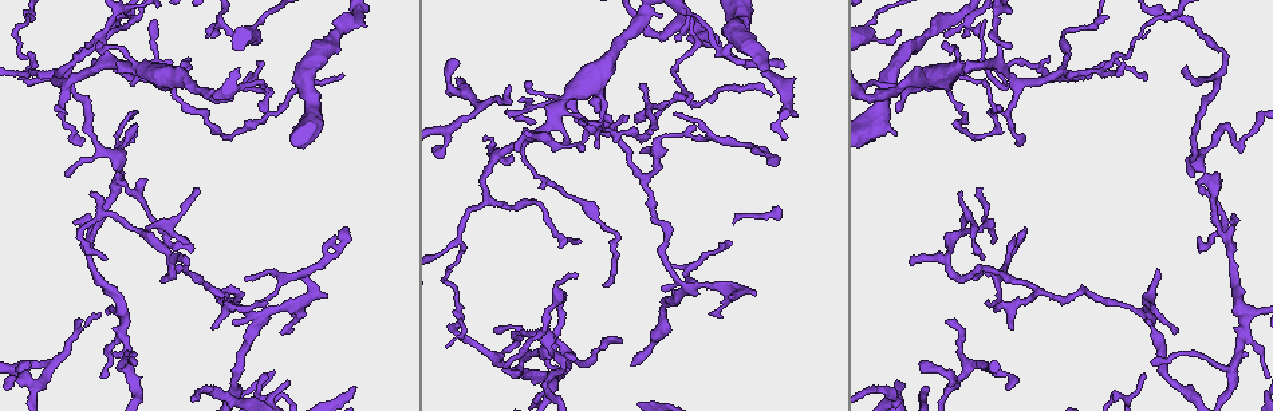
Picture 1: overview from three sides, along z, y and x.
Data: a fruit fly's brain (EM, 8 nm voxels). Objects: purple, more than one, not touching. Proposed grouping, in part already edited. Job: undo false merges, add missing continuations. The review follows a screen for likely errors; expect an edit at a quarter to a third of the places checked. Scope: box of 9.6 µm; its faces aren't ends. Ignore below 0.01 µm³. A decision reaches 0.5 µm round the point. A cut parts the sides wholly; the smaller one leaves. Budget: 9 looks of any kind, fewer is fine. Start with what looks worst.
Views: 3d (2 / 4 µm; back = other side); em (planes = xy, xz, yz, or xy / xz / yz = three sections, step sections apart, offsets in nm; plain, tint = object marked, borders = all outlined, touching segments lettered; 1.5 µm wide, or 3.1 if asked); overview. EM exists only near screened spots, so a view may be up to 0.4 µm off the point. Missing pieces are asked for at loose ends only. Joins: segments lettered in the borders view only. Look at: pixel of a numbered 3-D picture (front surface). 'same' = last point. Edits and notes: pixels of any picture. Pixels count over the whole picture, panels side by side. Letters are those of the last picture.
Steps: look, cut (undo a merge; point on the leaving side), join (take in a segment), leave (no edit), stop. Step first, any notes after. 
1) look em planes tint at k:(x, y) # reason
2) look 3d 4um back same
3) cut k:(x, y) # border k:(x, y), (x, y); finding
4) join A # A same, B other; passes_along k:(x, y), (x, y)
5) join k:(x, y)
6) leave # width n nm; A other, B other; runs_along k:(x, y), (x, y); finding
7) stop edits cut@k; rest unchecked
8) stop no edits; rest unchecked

look 3d 2um at 1:(132, 84)

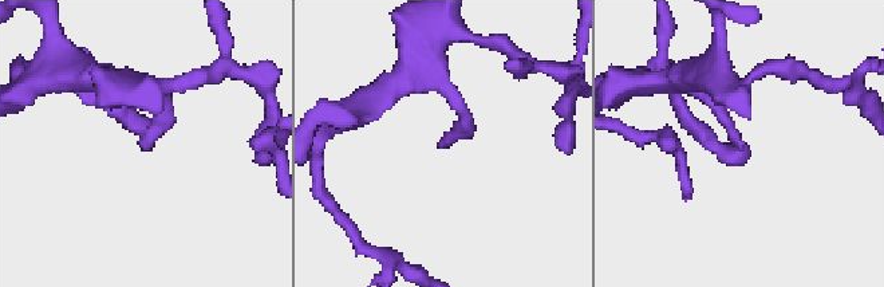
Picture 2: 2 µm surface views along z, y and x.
look em planes plain at 2:(142, 146) # now the EM

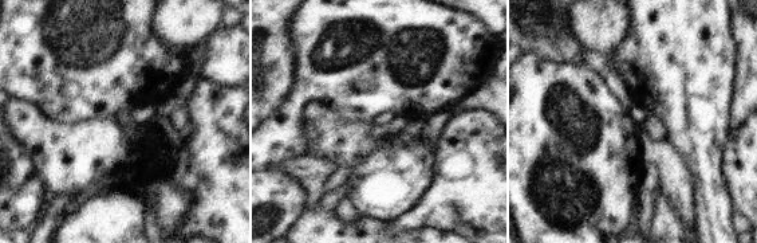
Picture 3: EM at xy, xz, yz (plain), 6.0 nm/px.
look em planes borders same # what lies round it

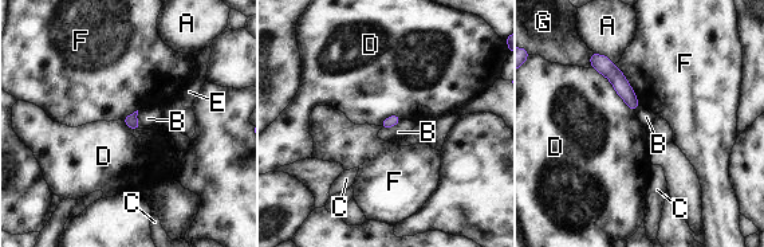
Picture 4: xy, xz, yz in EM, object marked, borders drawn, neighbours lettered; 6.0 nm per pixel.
leave # longest_contact D 380 nm; A other, B other, C other, D other, E other, F other, G other; runs_along 4:(599, 61), (618, 79), (633, 106); none of them fits

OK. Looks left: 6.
look em xy step 8 tint at 1:(947, 319) # tapers out

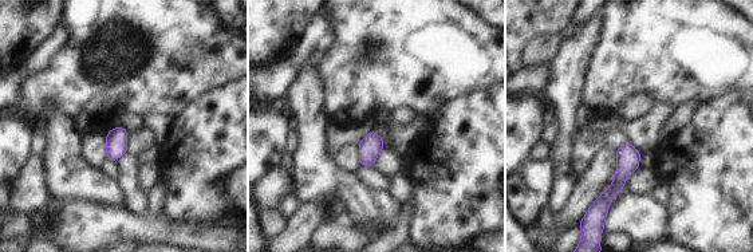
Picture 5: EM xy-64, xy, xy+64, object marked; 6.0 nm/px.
look em xy step 8 borders same # what lies round it

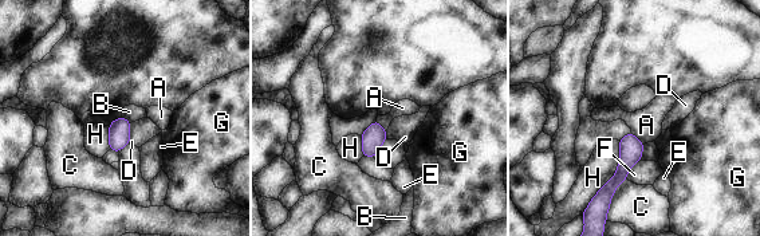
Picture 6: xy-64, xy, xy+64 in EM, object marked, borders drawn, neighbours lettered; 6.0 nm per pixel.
leave # A other, B other, C other, D other, E other, F other, G other, H other; none of them fits

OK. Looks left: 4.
look em yz step 4 tint at 1:(133, 364) # free end

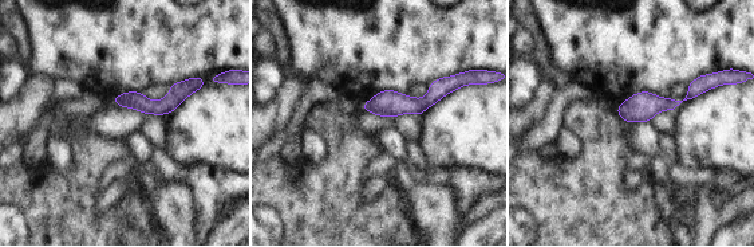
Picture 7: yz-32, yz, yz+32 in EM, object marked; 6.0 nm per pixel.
look em planes borders same

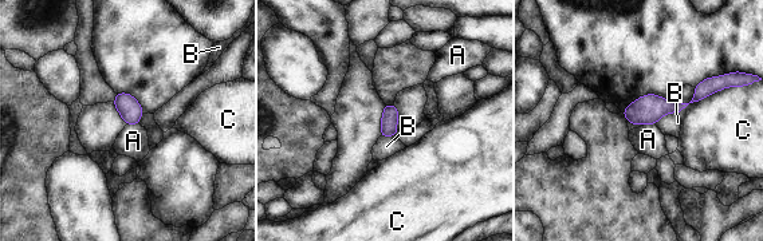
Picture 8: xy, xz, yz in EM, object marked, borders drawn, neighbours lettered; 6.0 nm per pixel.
leave # width 100 nm; A other, B other, C other; runs_along 8:(712, 82), (683, 106), (626, 113); no lettered segment goes on from it

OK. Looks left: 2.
look 3d 2um back at 1:(233, 324) # branch stops here

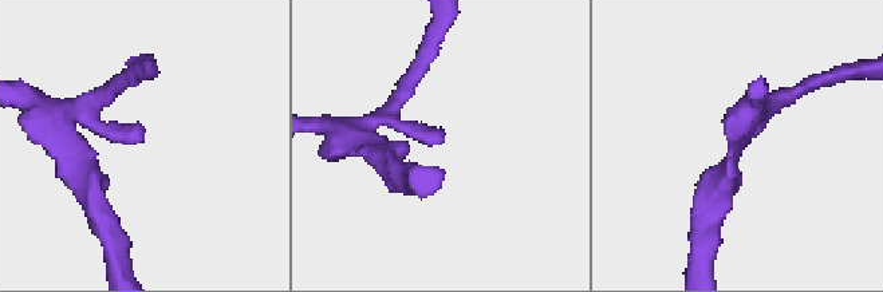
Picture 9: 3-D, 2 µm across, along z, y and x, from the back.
look em xz step 4 borders at 9:(141, 140) # shape alone is not enough

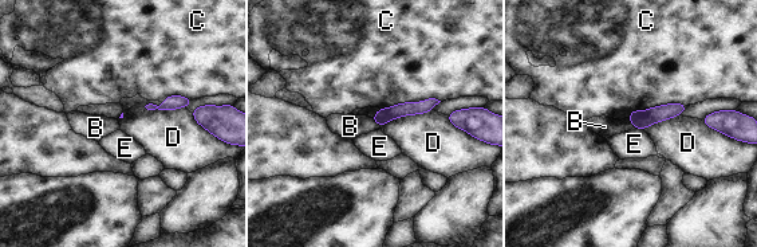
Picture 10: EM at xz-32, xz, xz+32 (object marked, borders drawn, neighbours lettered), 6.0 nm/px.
leave # B other, C other, D other, E other; runs_along 10:(432, 101), (377, 117); no lettered segment goes on from it

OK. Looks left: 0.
stop no edits; rest unchecked

